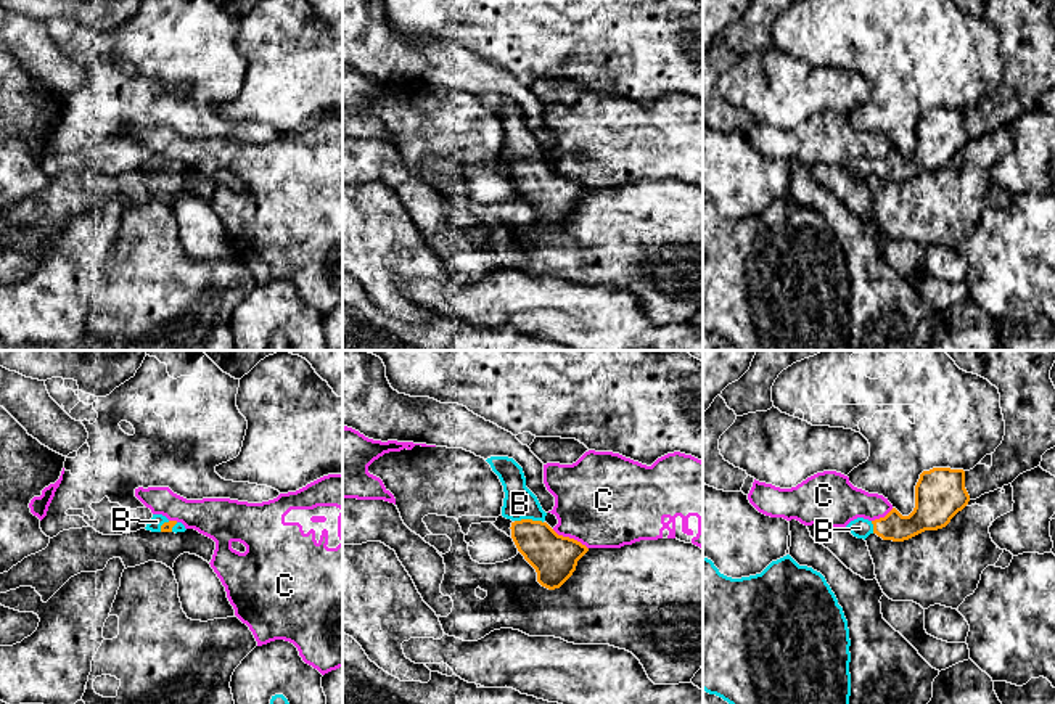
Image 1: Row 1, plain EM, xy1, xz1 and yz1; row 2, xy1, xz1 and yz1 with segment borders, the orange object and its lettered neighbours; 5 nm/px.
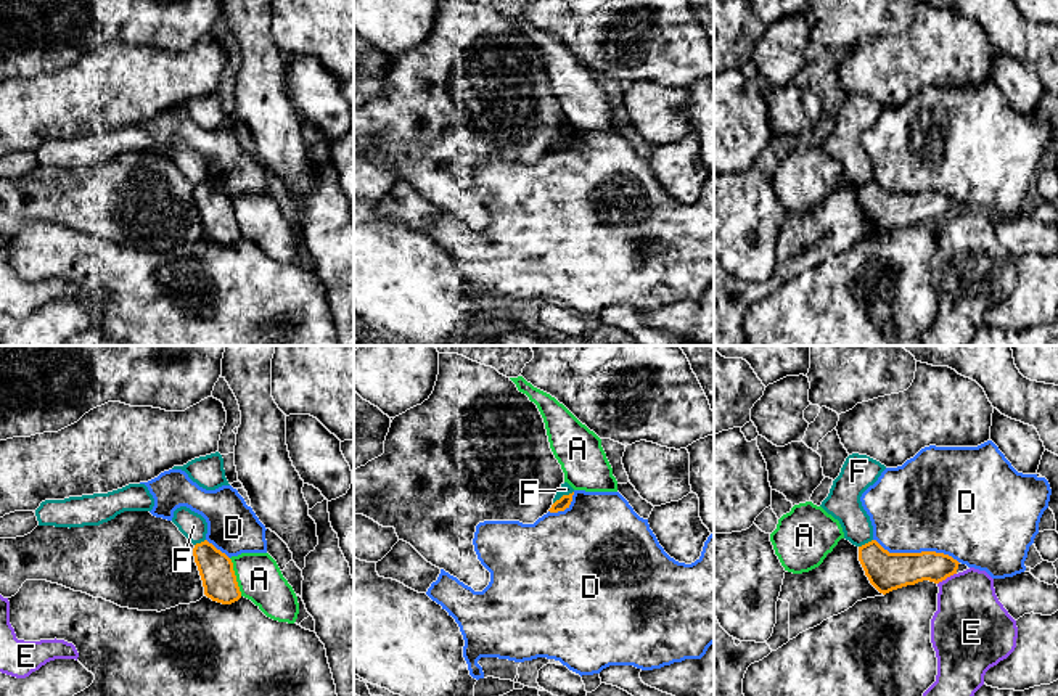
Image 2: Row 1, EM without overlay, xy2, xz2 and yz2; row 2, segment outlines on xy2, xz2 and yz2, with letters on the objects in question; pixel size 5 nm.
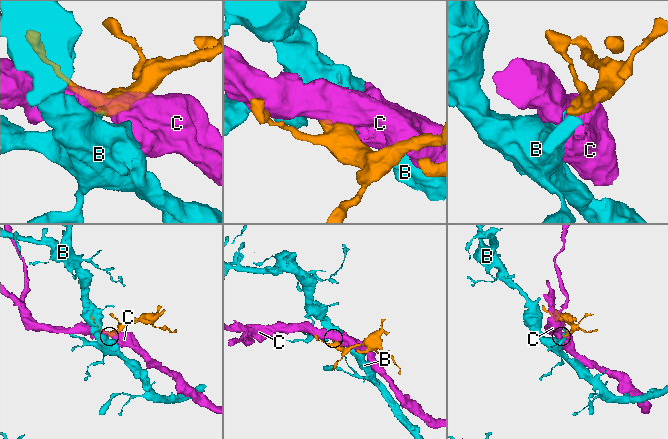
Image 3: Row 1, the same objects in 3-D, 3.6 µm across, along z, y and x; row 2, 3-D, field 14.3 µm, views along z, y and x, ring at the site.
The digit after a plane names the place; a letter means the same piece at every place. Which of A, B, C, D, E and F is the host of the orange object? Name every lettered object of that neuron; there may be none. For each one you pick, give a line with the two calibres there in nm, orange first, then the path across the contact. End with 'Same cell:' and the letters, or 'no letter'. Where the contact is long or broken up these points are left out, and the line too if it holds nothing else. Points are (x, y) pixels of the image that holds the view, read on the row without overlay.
B: 220/160 nm | across xz1 (554, 196), (529, 172), (529, 159), (520, 143)
Same cell: B

